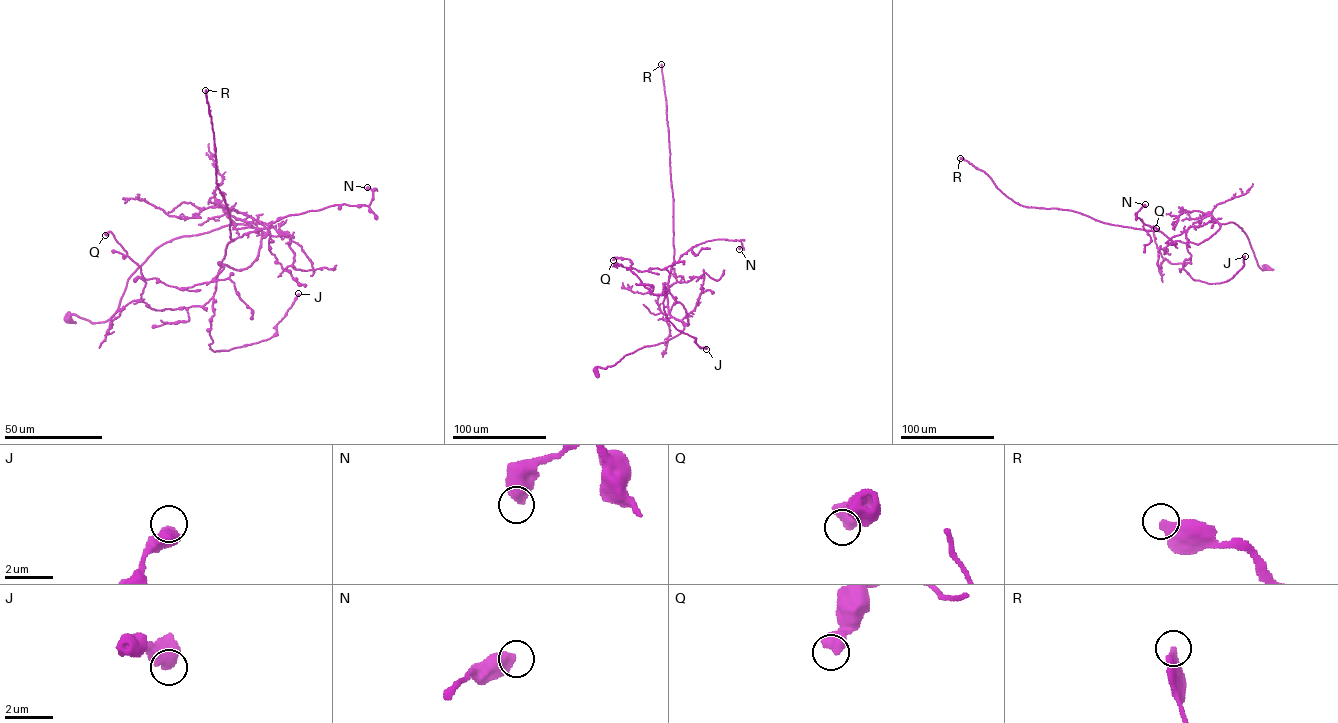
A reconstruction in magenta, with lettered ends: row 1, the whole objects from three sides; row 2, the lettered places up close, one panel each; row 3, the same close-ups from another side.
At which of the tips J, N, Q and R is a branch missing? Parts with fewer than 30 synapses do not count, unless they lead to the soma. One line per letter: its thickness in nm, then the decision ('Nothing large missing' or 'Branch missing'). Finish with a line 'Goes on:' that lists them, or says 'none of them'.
J: Thickness 600 nm. Nothing large missing
N: Thickness 600 nm. Nothing large missing
Q: Thickness 600 nm. Nothing large missing
R: Thickness 400 nm. Branch missing
Goes on: R

